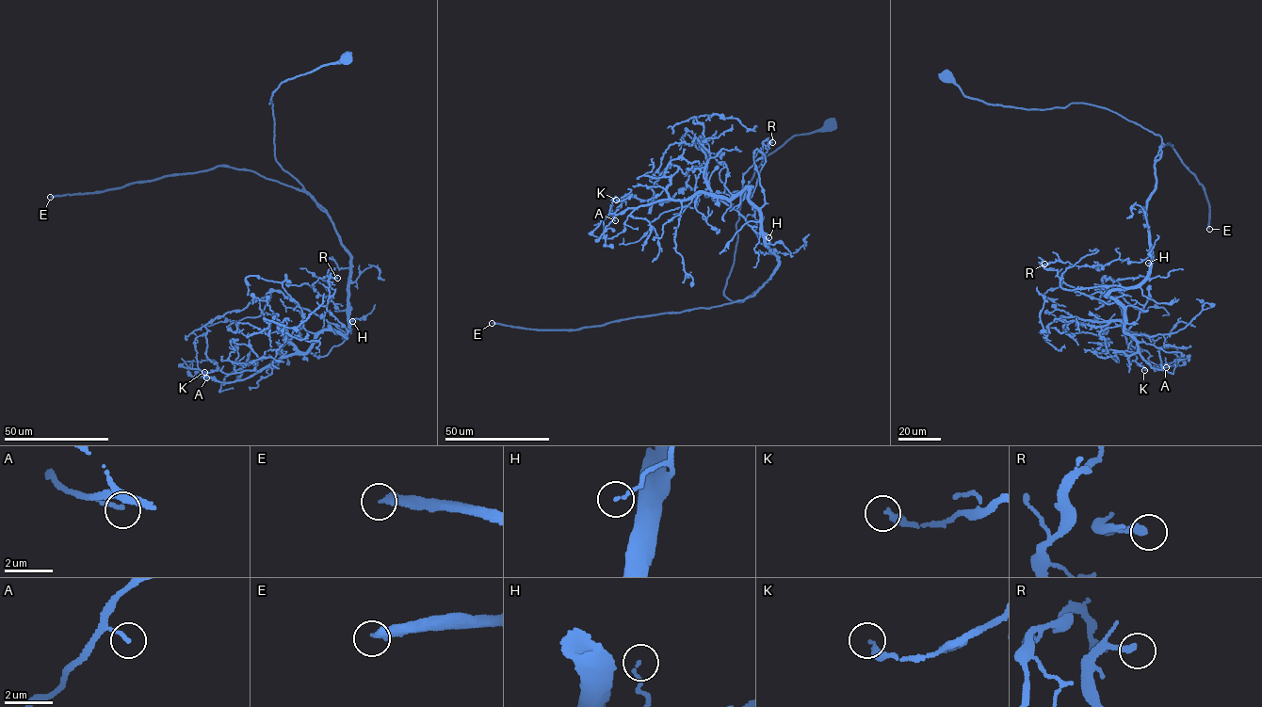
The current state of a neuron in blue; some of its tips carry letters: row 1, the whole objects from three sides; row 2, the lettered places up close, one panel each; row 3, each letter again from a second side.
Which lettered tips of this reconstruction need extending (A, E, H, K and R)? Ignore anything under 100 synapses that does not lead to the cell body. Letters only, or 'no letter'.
E

